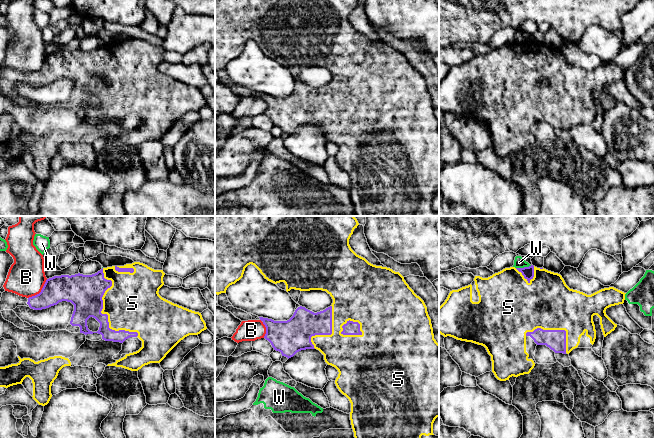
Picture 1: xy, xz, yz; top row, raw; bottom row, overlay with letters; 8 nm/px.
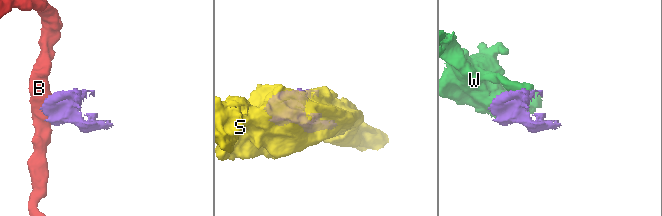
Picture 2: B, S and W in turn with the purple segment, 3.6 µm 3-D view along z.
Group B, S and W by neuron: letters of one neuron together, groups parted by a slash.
B / S / W

